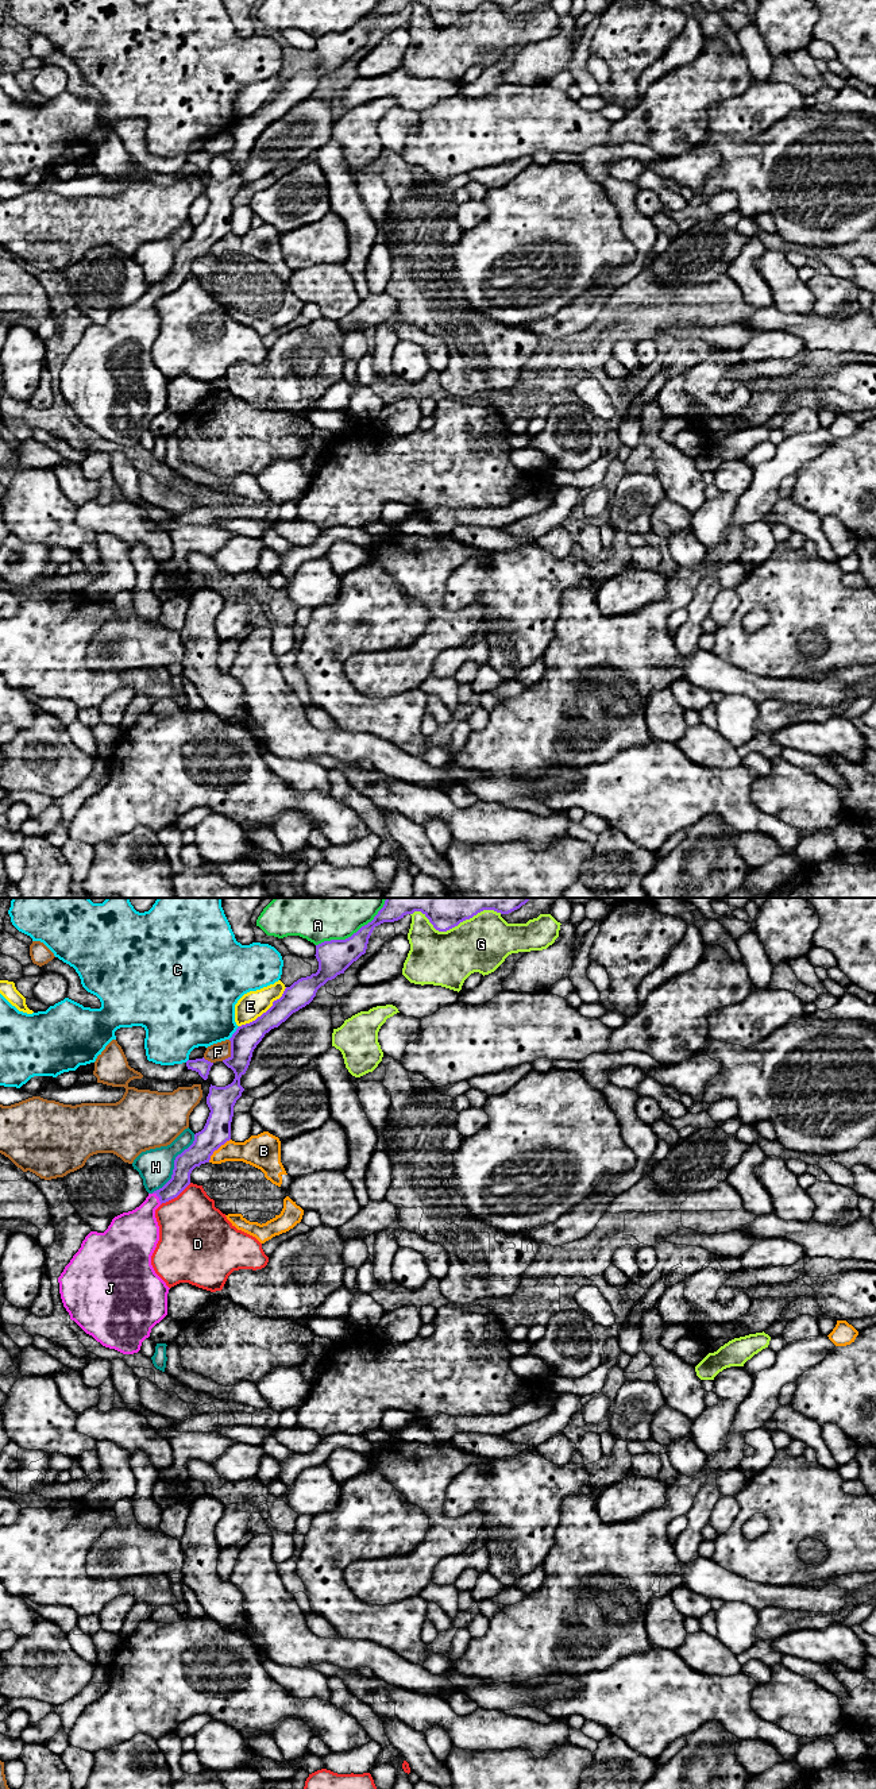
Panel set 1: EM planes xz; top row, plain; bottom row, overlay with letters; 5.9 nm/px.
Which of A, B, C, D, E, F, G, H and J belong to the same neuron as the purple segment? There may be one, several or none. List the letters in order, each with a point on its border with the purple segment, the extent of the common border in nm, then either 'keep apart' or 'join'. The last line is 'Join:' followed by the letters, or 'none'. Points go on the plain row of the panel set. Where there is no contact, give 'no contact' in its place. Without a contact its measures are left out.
A: xz (351, 29) | 460 nm | keep apart
B: xz (216, 242) | 190 nm | keep apart
C: xz (234, 126) | 100 nm | keep apart
D: xz (176, 289) | 220 nm | keep apart
E: xz (266, 104) | 380 nm | keep apart
F: xz (231, 145) | 140 nm | keep apart
G: xz (455, 18) | 550 nm | keep apart
H: xz (174, 258) | 440 nm | keep apart
J: xz (158, 289) | 90 nm | join
Join: J

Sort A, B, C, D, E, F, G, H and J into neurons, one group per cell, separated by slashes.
A / B / C / D / E / F / G / H / J

